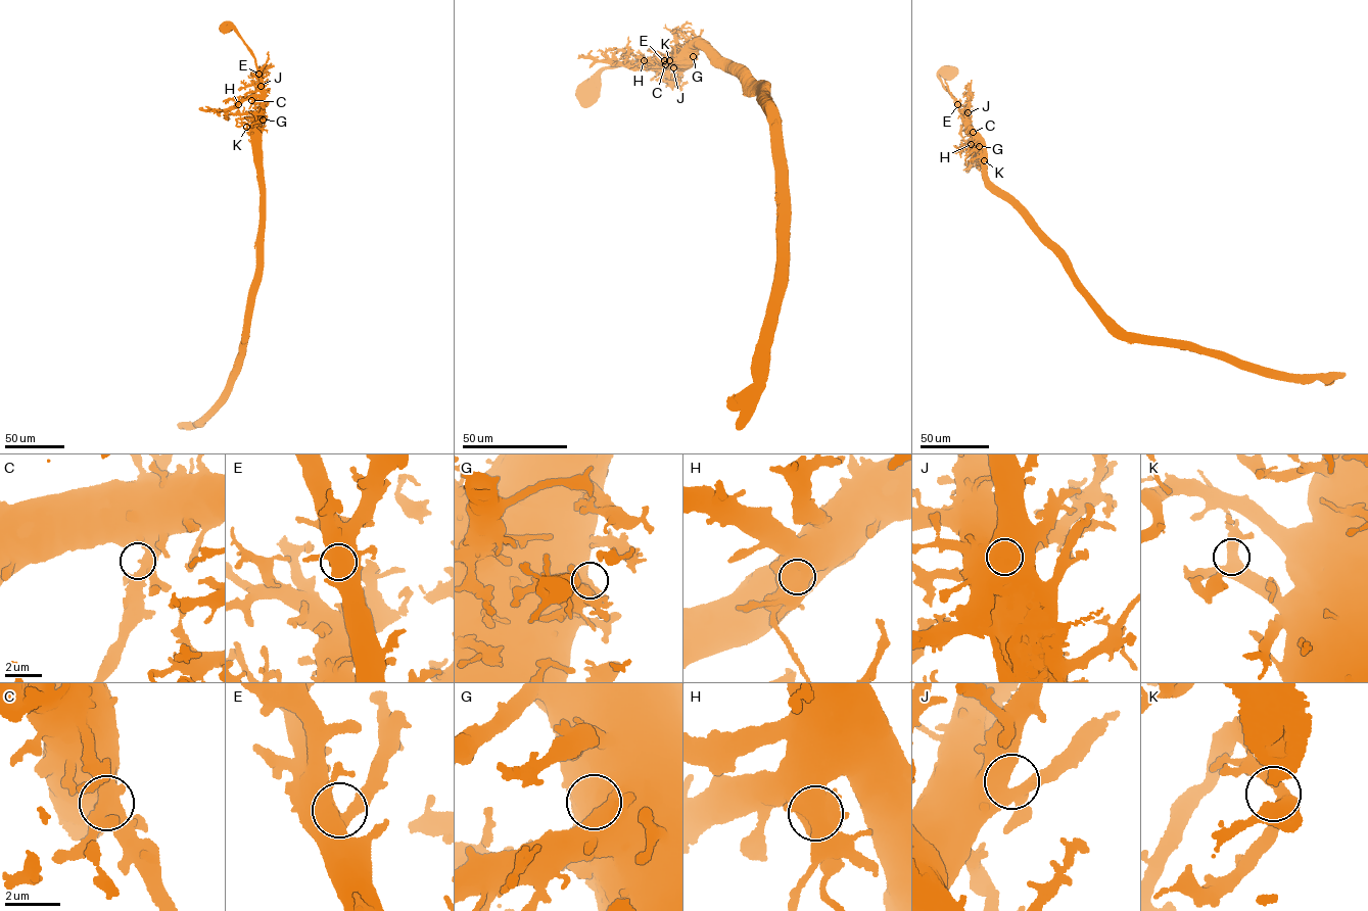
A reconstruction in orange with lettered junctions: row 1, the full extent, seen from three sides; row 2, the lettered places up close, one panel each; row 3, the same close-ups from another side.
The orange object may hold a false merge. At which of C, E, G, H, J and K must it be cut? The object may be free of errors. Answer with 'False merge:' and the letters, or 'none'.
False merge: H

